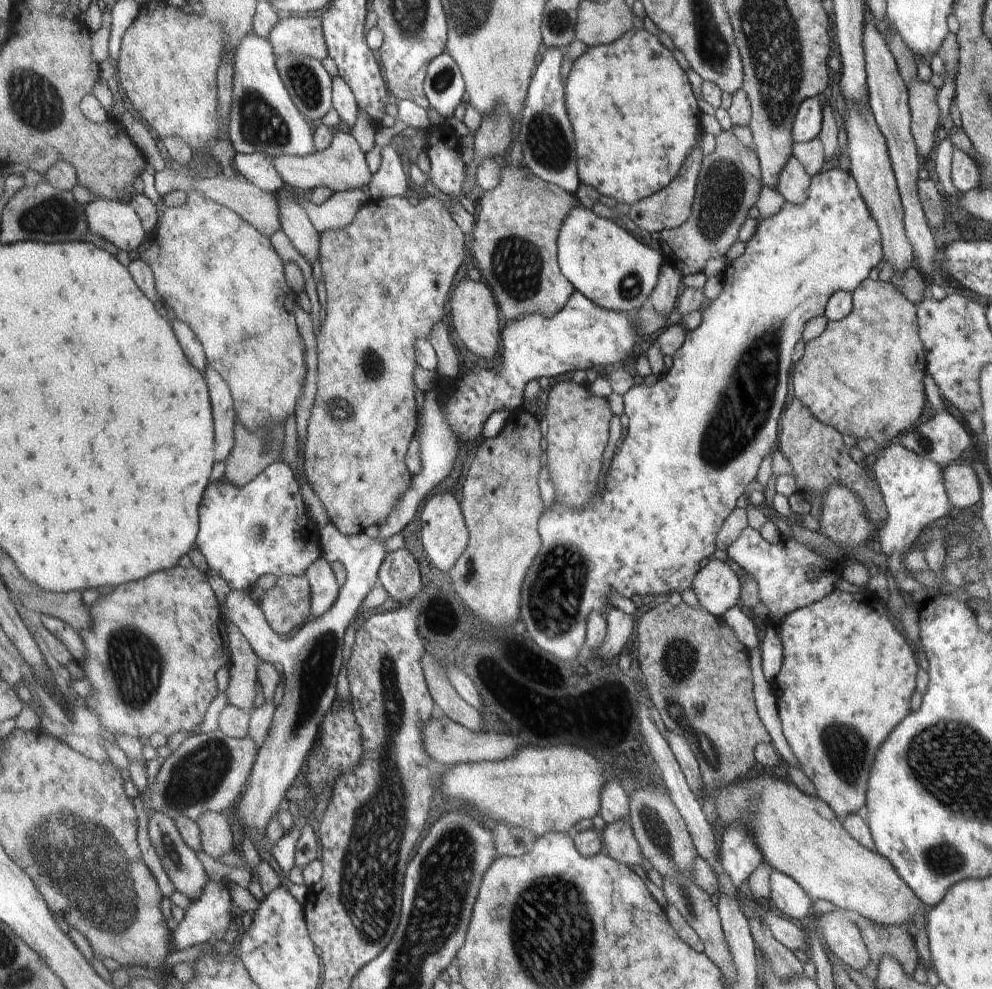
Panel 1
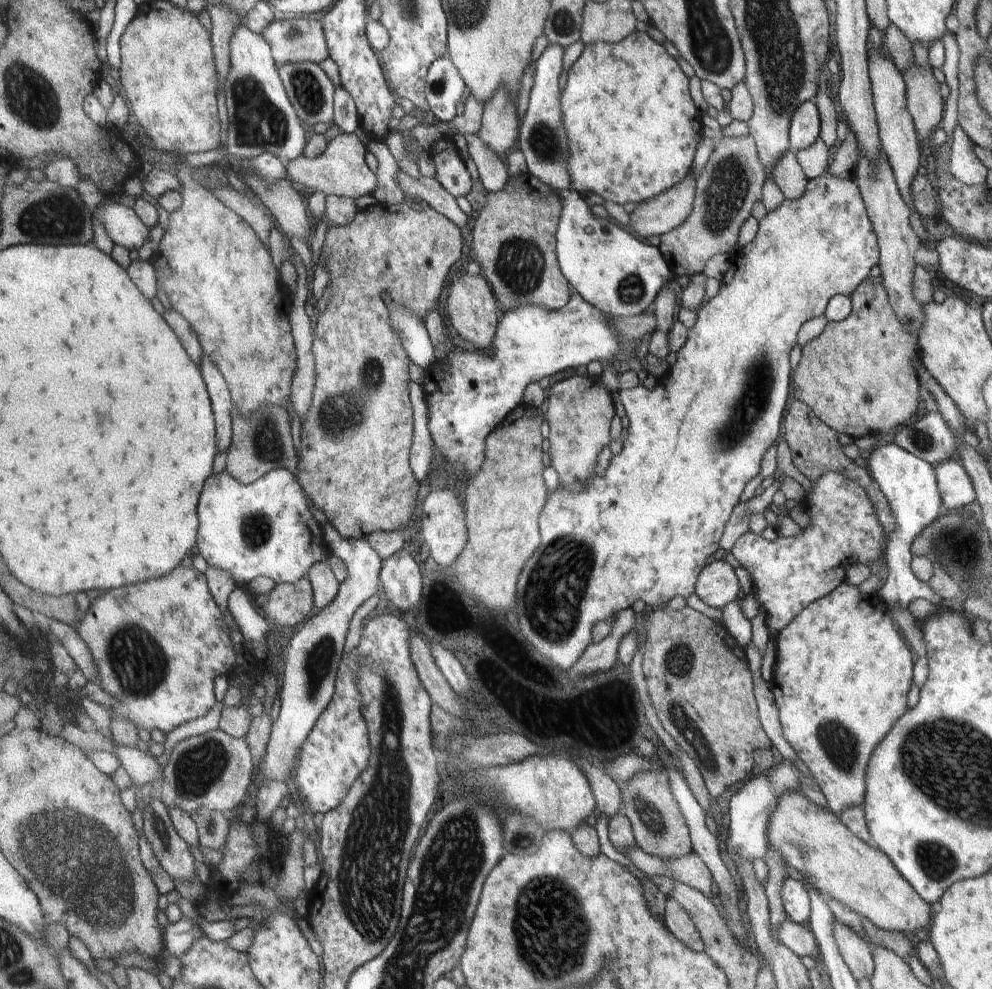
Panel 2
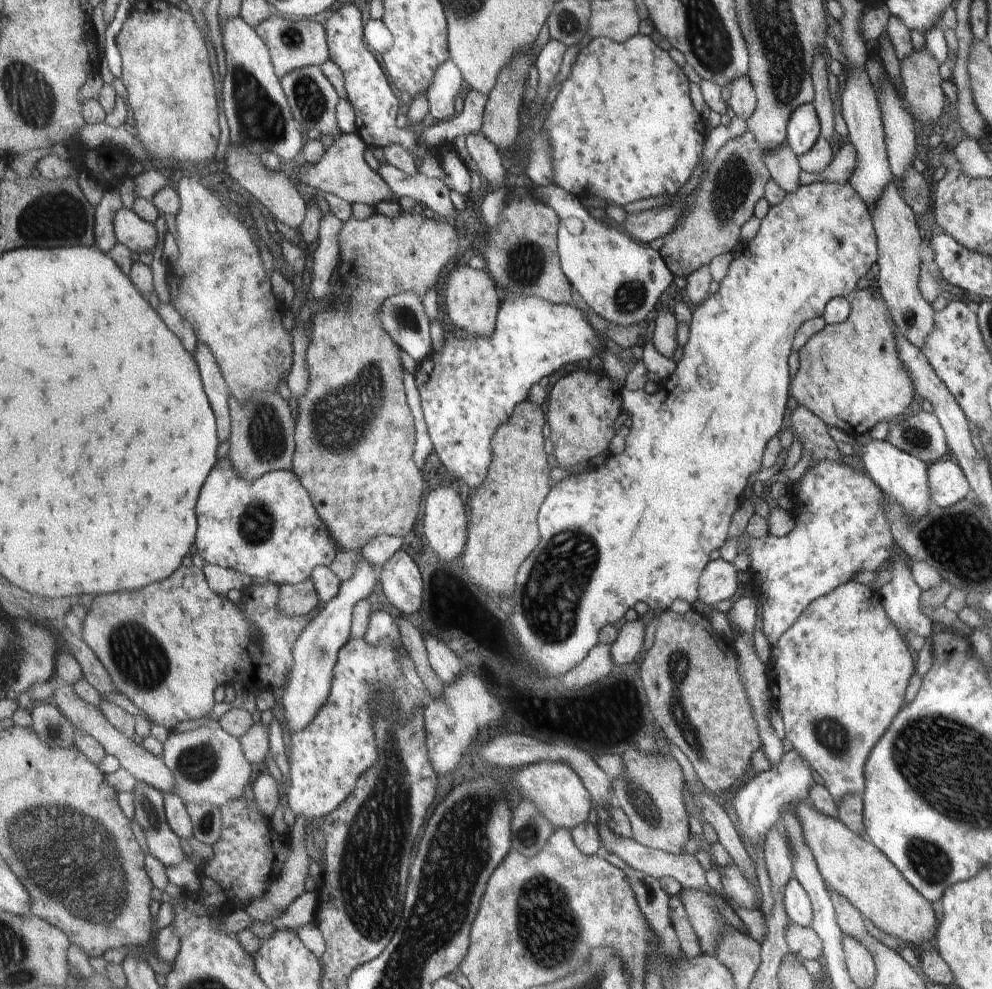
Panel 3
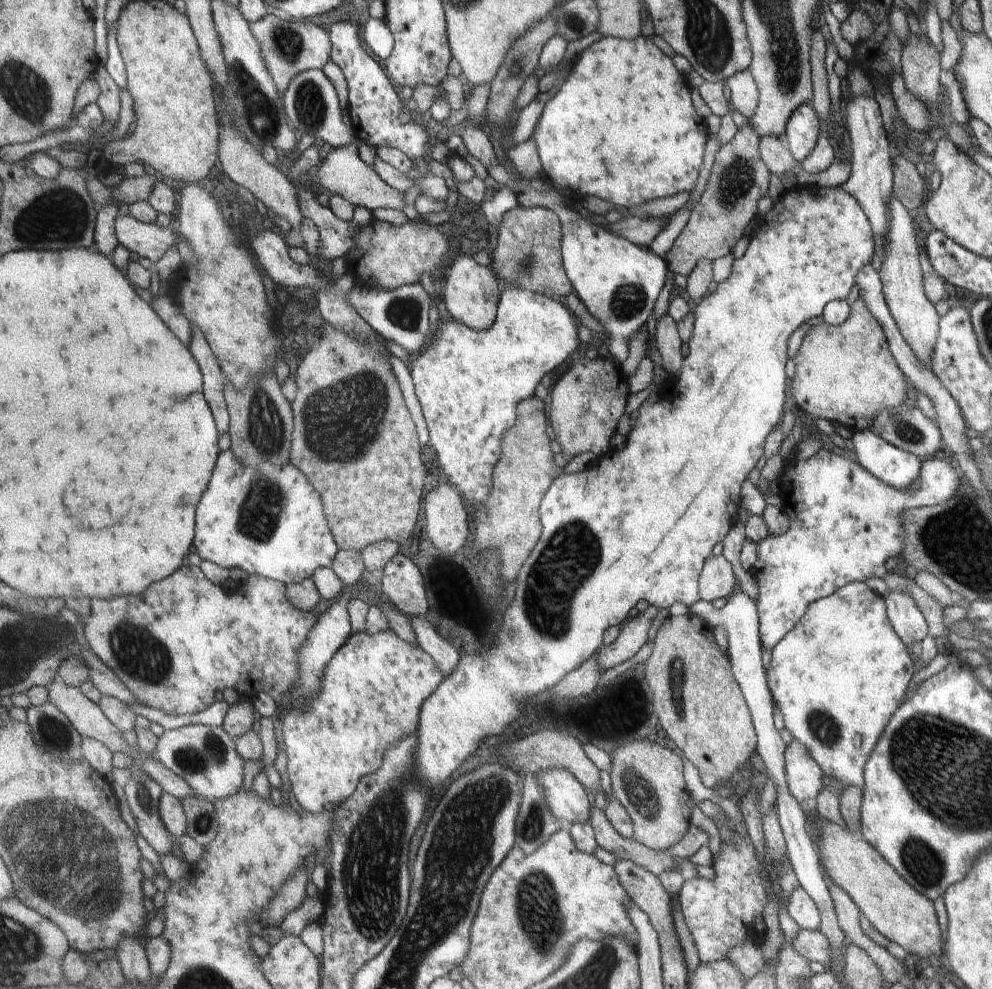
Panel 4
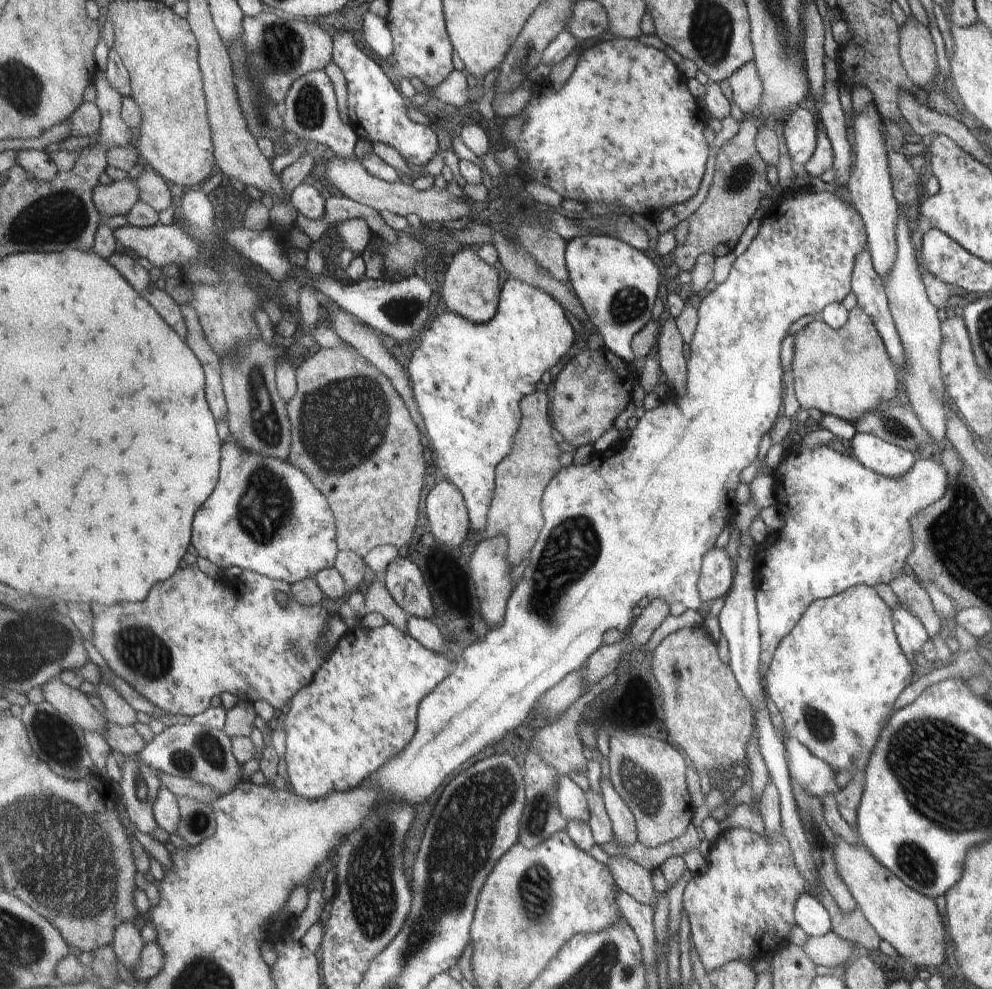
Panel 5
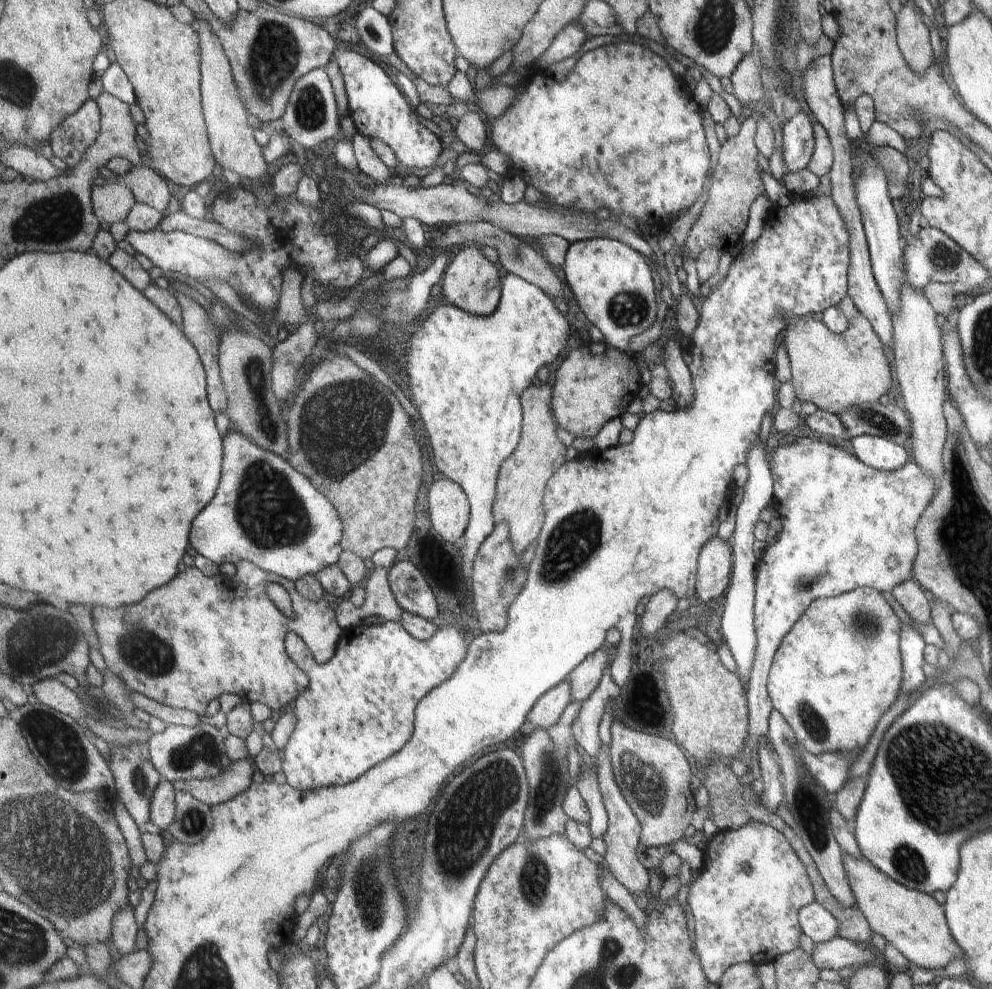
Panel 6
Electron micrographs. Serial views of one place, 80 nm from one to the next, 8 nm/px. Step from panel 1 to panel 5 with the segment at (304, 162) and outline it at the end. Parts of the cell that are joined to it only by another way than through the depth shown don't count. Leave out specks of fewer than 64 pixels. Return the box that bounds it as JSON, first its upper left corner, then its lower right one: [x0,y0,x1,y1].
[327,157,473,224]

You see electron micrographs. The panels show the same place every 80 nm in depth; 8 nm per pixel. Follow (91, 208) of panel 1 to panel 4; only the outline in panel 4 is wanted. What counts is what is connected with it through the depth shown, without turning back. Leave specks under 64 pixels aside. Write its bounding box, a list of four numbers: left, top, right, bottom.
[115,214,185,264]

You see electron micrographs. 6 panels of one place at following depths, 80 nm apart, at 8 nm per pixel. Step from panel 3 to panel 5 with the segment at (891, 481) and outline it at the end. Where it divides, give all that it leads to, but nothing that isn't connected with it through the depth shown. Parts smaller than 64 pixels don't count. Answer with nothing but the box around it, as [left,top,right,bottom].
[850,433,919,477]

